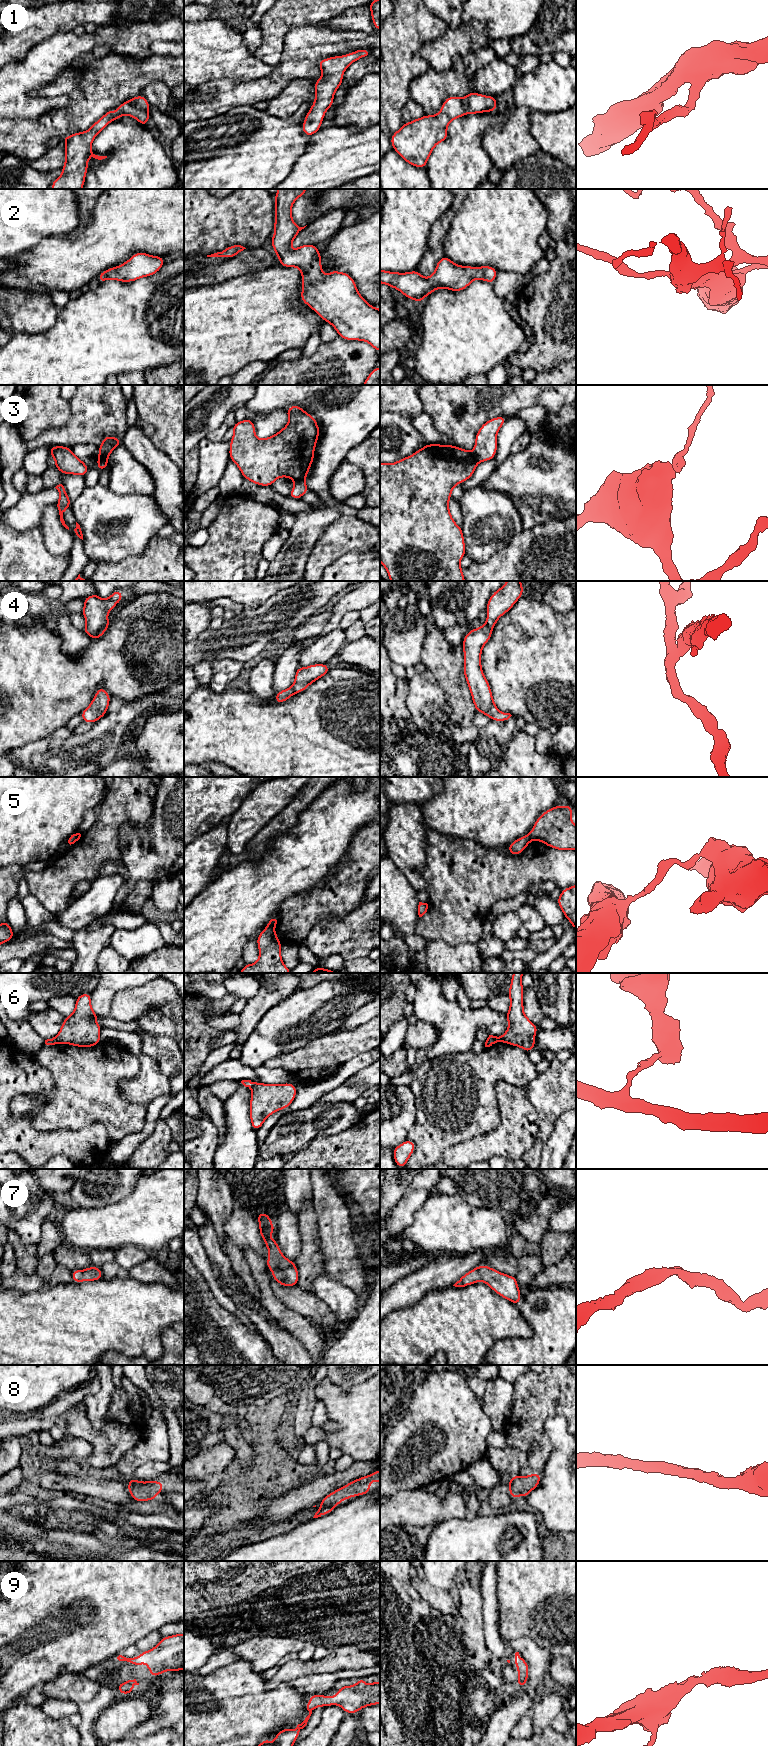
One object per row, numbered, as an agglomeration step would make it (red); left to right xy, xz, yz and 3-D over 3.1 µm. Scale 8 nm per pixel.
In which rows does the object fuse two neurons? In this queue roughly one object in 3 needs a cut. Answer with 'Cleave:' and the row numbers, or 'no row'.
Cleave: 3, 4, 5, 6

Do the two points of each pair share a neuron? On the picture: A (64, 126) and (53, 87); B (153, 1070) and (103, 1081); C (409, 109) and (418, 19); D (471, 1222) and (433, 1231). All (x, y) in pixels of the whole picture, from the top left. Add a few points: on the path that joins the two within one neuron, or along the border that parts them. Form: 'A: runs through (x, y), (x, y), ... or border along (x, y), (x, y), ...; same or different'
A: runs through (74, 114), (74, 97), (65, 88); same
B: border along (138, 1057), (139, 1072), (123, 1079), (120, 1087); different
C: border along (409, 97), (401, 111), (403, 121); different
D: runs through (462, 1226), (442, 1226); same

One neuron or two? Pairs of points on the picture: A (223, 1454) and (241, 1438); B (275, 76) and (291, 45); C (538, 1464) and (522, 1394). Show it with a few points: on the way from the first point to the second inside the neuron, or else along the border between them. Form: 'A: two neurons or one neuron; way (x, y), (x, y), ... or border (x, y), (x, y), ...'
A: two neurons; border (225, 1440), (233, 1448), (236, 1460)
B: one neuron; way (283, 68), (291, 60), (291, 53)
C: one neuron; way (542, 1447), (542, 1439), (529, 1426), (529, 1411)

